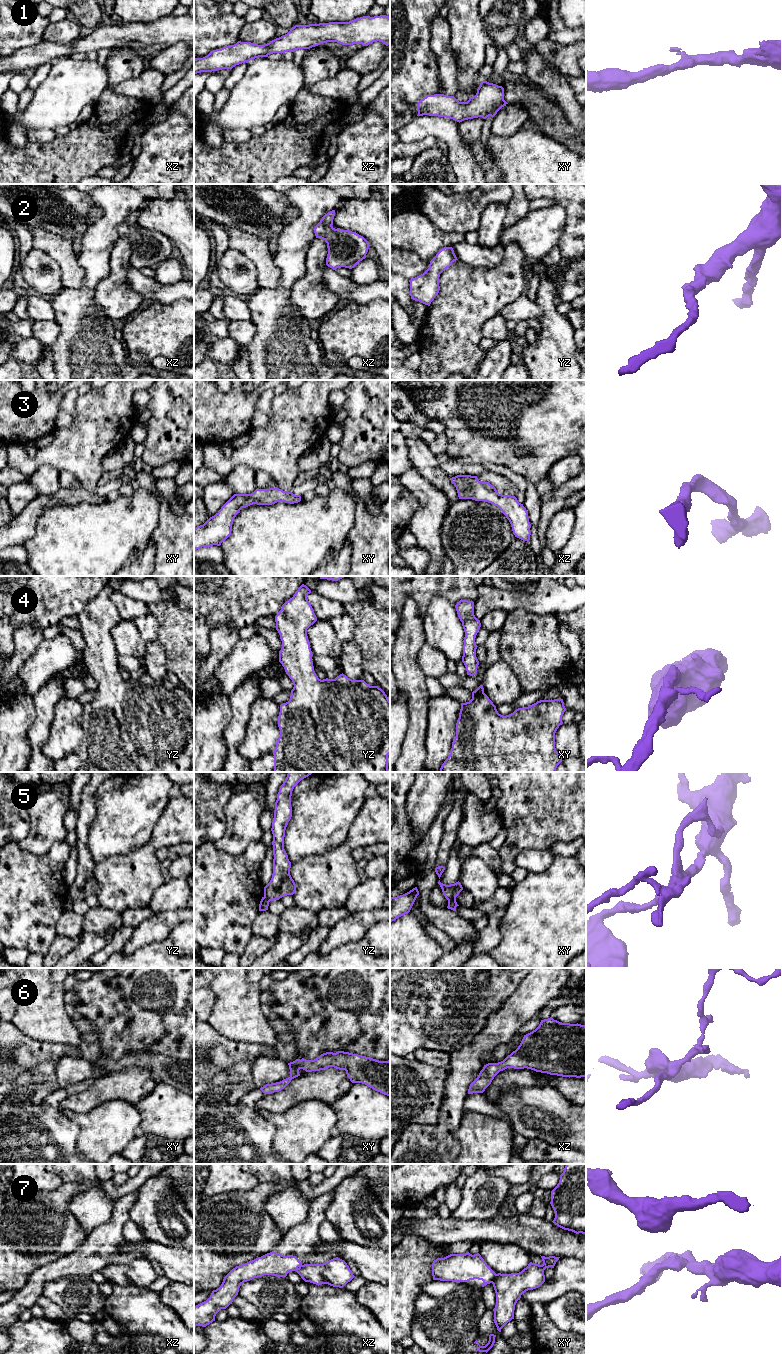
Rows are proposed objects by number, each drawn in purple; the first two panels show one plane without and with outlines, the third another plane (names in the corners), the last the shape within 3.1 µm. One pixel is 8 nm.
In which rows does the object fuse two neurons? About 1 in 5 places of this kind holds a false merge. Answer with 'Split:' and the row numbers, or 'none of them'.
Split: 7

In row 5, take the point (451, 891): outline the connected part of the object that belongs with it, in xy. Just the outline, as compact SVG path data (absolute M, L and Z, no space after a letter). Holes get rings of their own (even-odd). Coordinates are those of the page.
M439 880L438 884L442 889L443 895L448 900L447 908L456 911L456 907L459 906L456 902L456 897L463 890L461 883L458 881L454 884L446 885Z

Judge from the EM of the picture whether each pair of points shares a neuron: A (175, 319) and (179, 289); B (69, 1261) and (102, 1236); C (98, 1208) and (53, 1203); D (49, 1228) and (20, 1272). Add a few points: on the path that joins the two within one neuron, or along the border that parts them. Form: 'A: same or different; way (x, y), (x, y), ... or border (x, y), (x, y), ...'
A: different; border (183, 297), (167, 304), (154, 302)
B: same; way (77, 1261), (94, 1244)
C: different; border (84, 1189), (68, 1203), (80, 1225)
D: same; way (38, 1239), (33, 1244), (33, 1254), (26, 1261)

